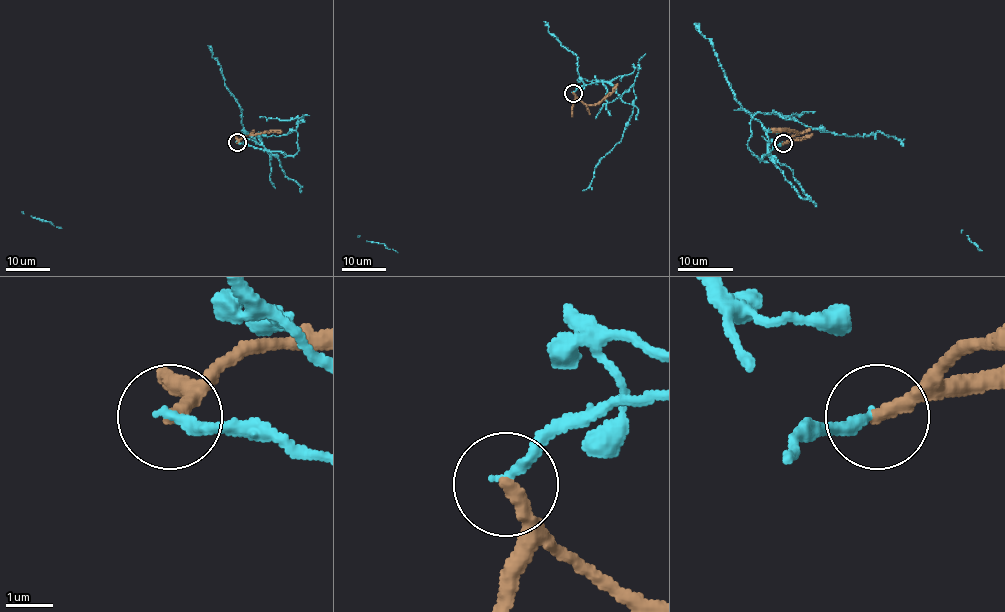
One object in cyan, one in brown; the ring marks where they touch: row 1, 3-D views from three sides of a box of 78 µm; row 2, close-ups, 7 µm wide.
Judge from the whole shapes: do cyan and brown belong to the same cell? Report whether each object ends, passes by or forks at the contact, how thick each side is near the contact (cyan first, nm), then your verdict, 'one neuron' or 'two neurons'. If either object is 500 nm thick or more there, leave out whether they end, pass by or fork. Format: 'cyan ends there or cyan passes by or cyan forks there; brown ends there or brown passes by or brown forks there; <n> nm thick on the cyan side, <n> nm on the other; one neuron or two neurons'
cyan ends there; brown ends there; 240 nm thick on the cyan side, 320 nm on the other; two neurons

